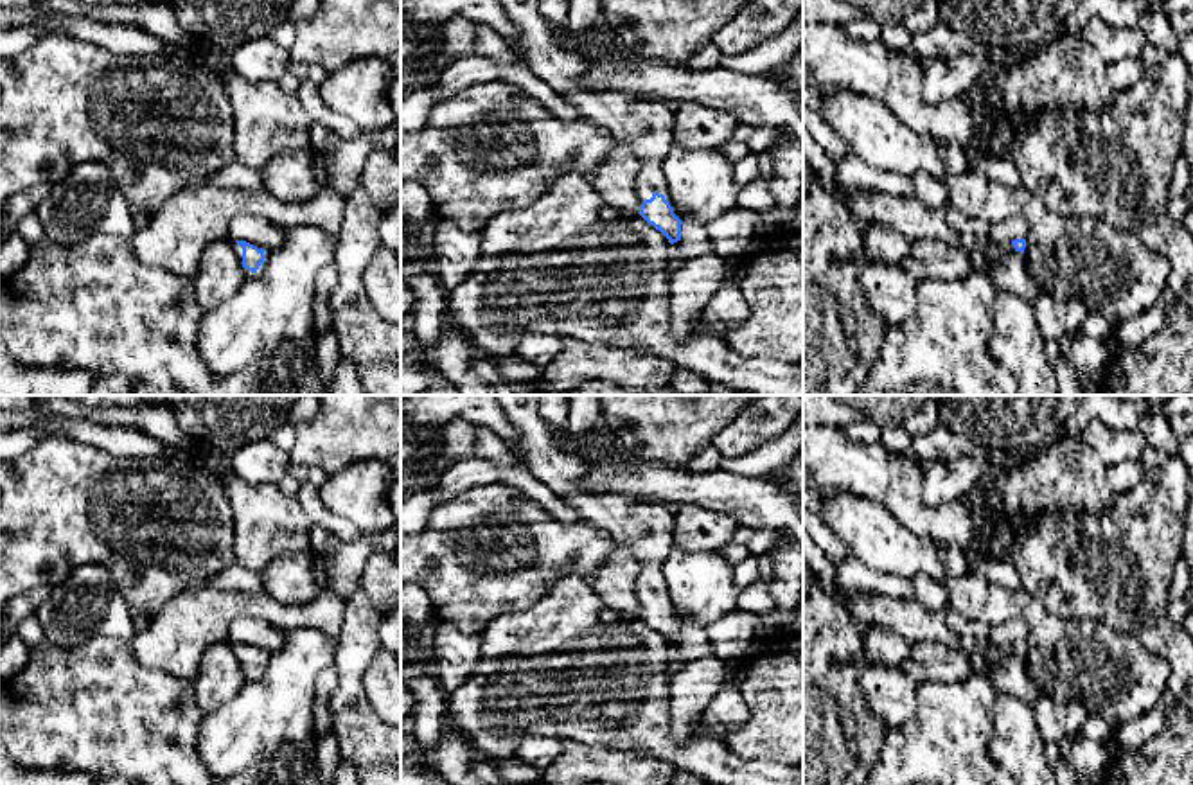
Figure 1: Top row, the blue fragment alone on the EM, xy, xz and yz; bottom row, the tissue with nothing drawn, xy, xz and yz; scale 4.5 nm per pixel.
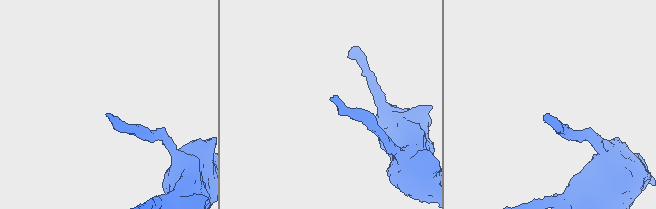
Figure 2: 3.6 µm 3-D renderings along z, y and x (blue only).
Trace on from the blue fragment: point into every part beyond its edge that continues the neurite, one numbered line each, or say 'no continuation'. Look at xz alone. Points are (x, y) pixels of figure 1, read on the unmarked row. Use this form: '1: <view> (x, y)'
1: xz (645, 529)

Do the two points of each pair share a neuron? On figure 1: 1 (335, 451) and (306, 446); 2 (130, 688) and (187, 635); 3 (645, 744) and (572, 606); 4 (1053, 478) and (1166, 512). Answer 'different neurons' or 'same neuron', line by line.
1: same neuron
2: different neurons
3: same neuron
4: different neurons

